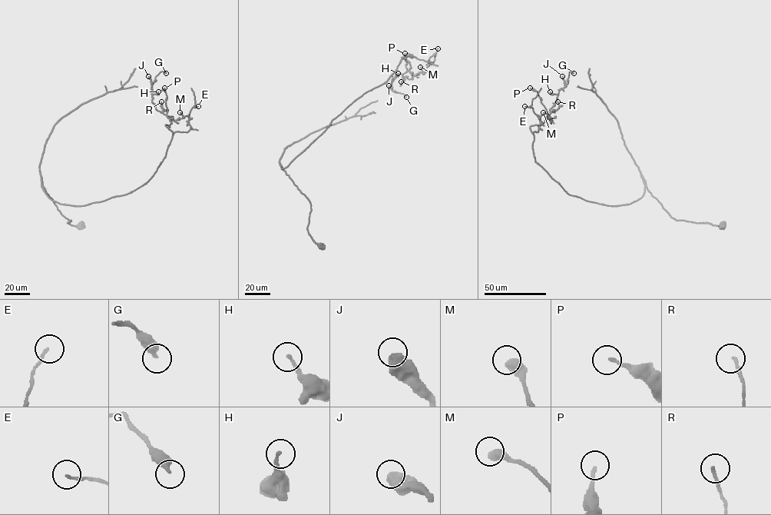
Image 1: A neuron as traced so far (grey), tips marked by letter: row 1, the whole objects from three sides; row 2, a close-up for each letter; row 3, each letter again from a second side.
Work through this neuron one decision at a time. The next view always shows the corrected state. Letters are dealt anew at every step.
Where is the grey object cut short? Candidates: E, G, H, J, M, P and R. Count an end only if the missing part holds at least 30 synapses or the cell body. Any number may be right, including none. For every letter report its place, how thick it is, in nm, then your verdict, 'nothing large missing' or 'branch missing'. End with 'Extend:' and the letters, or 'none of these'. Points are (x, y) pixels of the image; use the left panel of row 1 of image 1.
E: place (198, 106); calibre 120 nm; nothing large missing
G: place (166, 73); calibre 340 nm; nothing large missing
H: place (158, 91); calibre 180 nm; nothing large missing
J: place (148, 76); calibre 600 nm; nothing large missing
M: place (180, 112); calibre 500 nm; nothing large missing
P: place (164, 88); calibre 160 nm; nothing large missing
R: place (161, 101); calibre 140 nm; nothing large missing
Extend: none of these

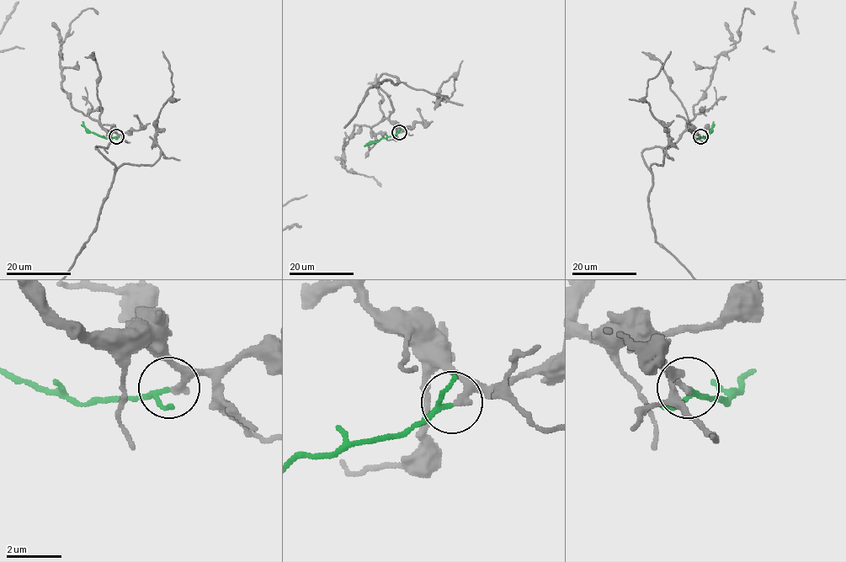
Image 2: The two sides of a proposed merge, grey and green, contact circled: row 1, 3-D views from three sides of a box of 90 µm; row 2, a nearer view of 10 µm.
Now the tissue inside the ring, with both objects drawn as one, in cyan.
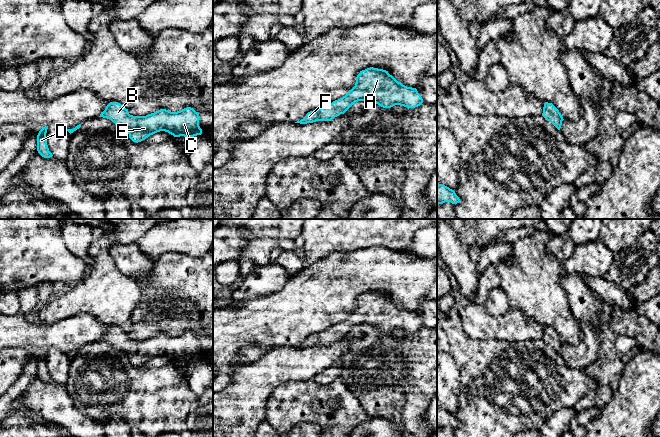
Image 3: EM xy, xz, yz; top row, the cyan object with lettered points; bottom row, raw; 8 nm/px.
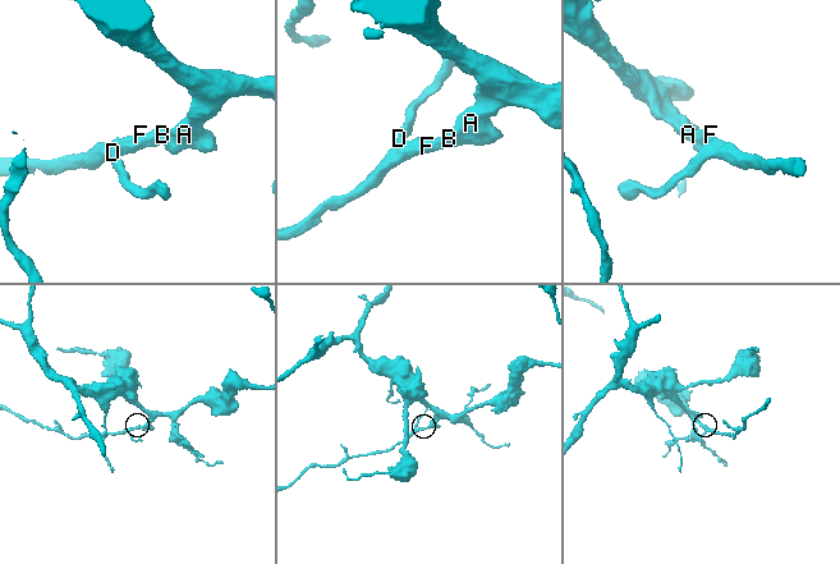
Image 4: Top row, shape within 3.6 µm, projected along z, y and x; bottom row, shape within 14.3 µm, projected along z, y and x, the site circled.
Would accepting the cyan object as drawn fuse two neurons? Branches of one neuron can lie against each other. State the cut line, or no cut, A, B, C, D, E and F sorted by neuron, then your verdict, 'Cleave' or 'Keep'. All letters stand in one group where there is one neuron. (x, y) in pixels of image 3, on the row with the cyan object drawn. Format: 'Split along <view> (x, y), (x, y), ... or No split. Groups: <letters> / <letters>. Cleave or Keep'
No split. Groups: A B C D E F. Keep

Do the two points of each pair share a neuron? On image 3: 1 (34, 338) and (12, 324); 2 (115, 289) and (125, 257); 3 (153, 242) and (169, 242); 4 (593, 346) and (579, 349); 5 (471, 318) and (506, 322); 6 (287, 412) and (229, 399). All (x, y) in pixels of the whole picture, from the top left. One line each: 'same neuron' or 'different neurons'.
1: same neuron
2: different neurons
3: same neuron
4: same neuron
5: same neuron
6: different neurons

